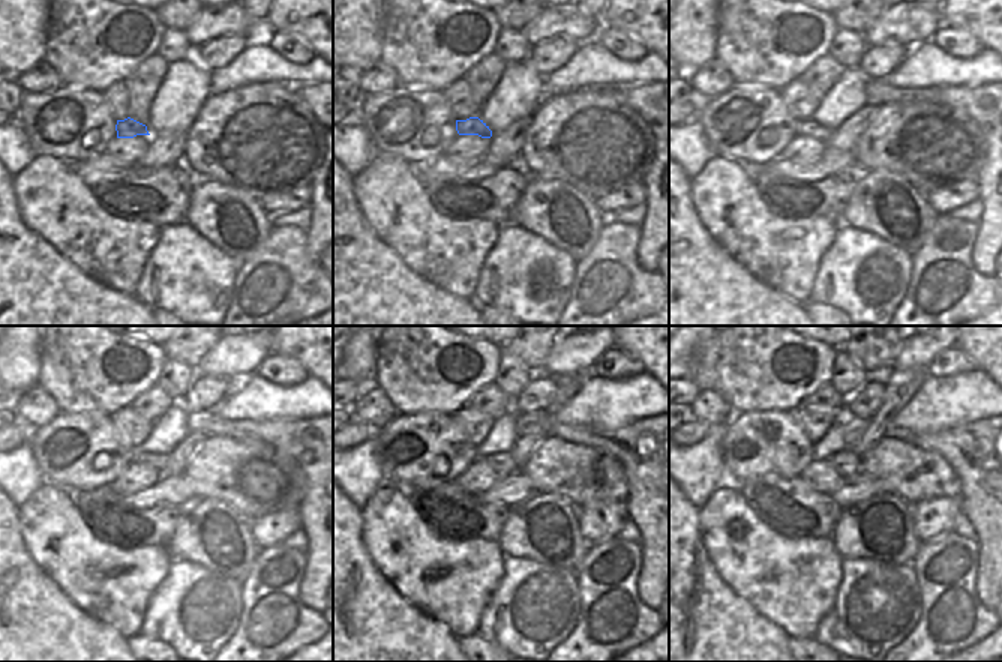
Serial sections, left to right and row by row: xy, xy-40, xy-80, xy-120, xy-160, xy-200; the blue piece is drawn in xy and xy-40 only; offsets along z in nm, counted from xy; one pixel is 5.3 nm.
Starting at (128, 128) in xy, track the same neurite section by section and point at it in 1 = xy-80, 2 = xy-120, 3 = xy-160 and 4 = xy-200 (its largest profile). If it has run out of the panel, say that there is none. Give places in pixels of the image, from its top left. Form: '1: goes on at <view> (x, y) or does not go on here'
1: goes on at xy-80 (809, 126)
2: goes on at xy-120 (159, 461)
3: goes on at xy-160 (503, 464)
4: goes on at xy-200 (846, 463)

